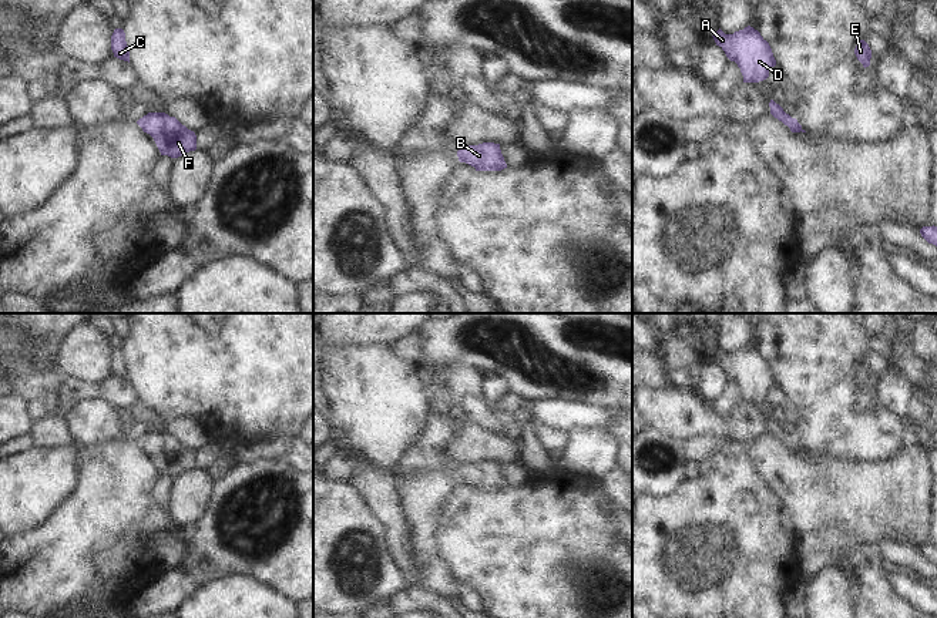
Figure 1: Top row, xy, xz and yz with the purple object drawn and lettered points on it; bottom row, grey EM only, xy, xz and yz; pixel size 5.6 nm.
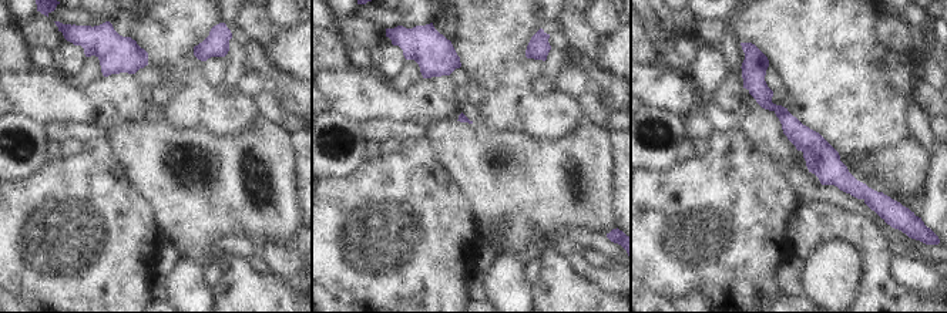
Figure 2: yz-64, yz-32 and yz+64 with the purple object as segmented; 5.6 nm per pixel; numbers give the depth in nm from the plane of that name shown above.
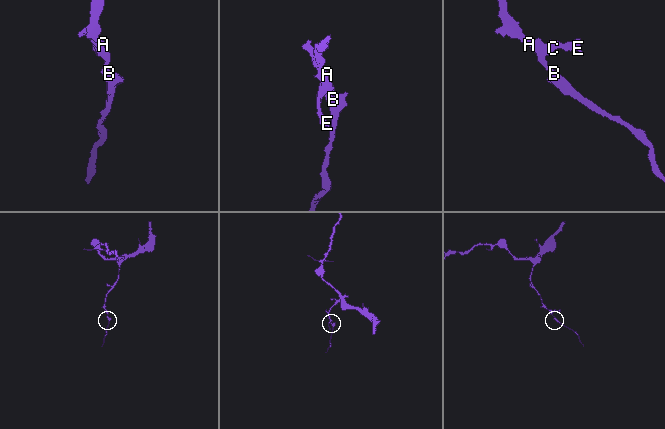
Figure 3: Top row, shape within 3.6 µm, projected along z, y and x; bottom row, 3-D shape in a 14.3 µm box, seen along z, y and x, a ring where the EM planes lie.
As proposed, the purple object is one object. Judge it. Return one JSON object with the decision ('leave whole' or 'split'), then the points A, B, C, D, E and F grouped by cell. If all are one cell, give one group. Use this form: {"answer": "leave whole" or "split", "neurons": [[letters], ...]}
{"answer": "leave whole", "neurons": [["A", "B", "C", "D", "E", "F"]]}

